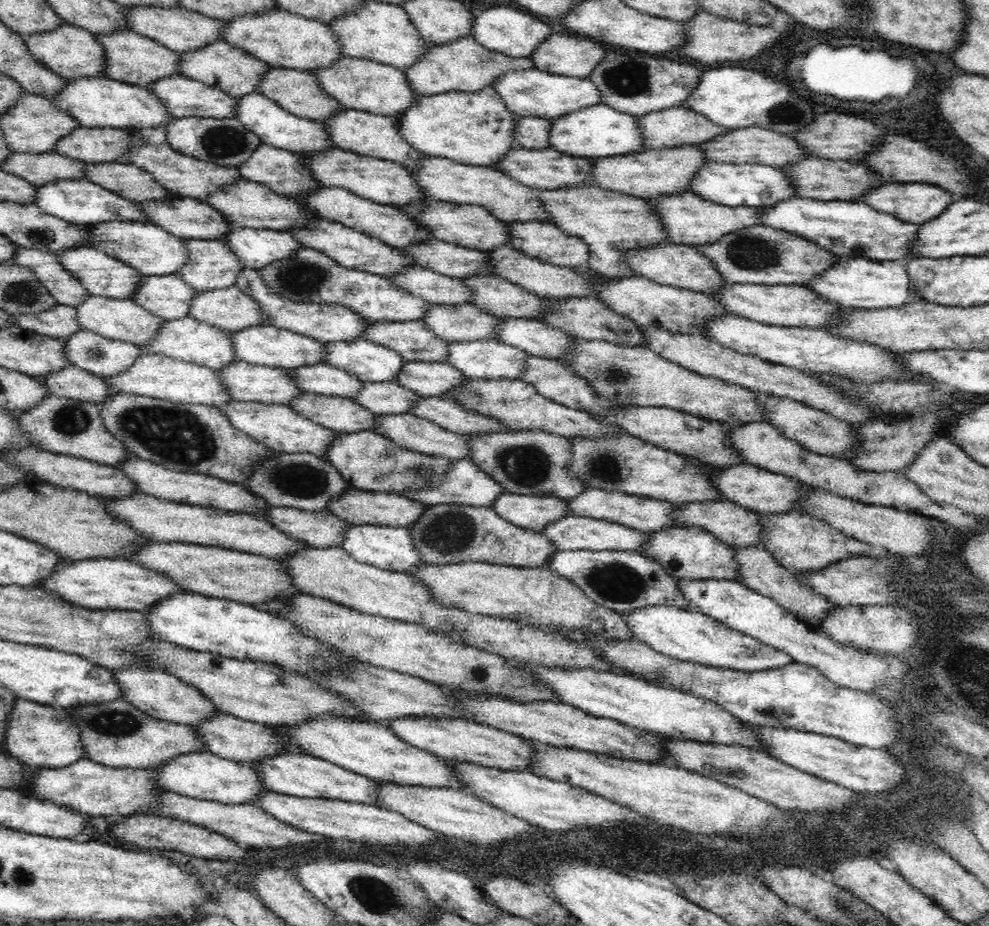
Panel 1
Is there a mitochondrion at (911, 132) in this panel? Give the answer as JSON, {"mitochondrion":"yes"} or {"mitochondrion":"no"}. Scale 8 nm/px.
{"mitochondrion":"no"}

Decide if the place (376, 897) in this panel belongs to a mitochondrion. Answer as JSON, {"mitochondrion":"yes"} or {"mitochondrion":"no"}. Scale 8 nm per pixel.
{"mitochondrion":"yes"}

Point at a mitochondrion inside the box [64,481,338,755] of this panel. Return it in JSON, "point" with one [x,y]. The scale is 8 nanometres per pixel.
{"point":[115,722]}

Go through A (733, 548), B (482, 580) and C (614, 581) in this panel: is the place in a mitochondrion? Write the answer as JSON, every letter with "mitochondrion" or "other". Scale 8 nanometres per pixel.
{"A":"other","B":"other","C":"mitochondrion"}

